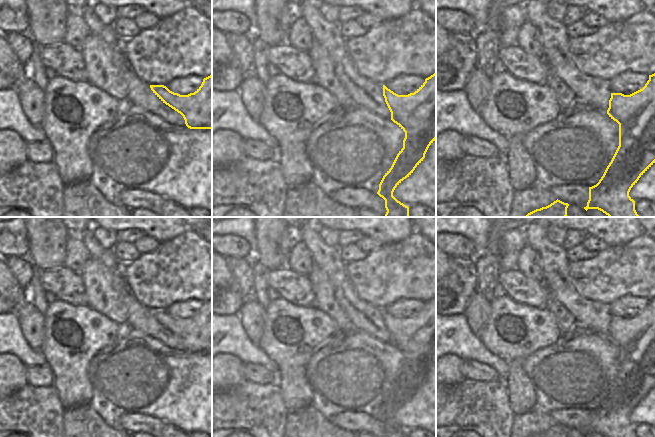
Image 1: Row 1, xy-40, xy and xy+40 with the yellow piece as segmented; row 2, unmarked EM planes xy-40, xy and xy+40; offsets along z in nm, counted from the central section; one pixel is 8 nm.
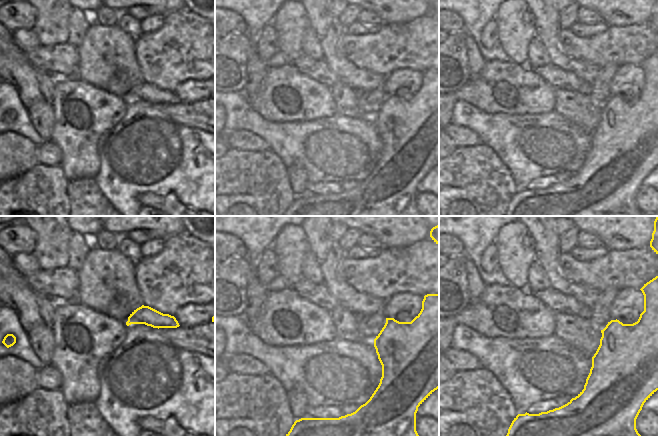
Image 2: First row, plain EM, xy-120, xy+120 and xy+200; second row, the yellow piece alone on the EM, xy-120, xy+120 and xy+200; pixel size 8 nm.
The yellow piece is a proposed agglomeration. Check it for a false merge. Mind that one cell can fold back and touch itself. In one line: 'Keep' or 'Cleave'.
Keep

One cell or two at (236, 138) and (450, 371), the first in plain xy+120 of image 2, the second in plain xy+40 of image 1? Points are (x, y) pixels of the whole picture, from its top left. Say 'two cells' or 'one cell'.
two cells

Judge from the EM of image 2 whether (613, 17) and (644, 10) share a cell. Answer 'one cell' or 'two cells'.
one cell

